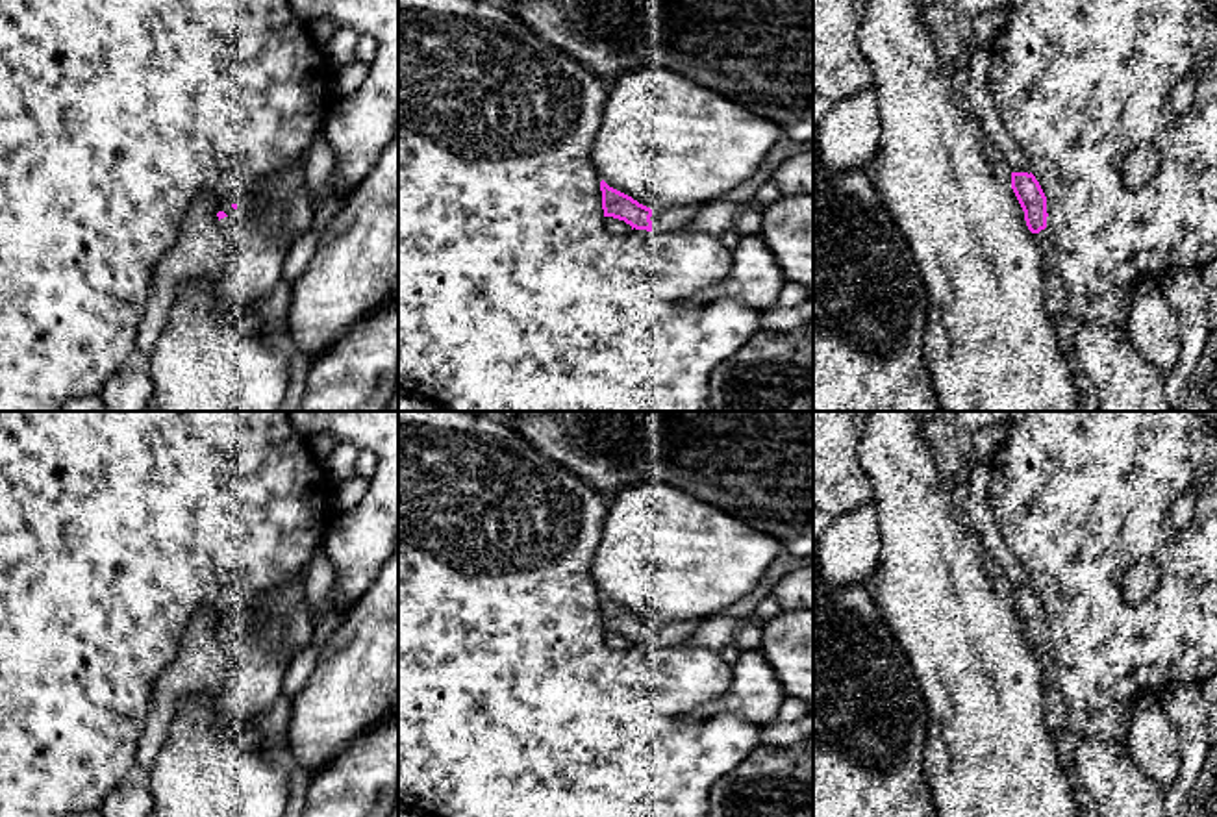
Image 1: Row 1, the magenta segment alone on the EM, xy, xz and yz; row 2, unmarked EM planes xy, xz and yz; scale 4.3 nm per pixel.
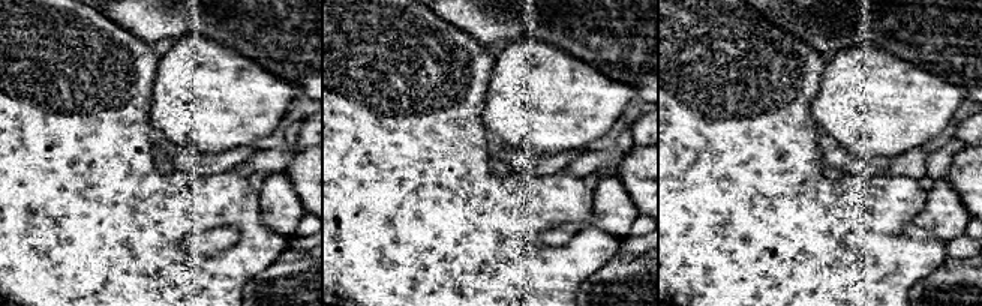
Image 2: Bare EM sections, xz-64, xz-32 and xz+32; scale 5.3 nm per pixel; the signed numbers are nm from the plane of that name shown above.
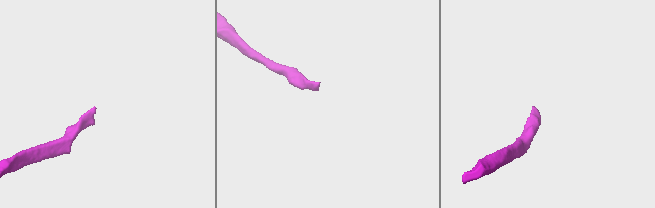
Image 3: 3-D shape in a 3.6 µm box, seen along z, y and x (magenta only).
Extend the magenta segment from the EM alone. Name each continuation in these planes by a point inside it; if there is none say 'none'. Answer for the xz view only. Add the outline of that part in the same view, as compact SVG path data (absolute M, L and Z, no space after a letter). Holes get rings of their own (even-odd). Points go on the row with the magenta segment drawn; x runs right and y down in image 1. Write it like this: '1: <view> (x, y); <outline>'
1: xz (669, 219); M702 206L663 207L652 211L652 232L682 232L696 217Z

